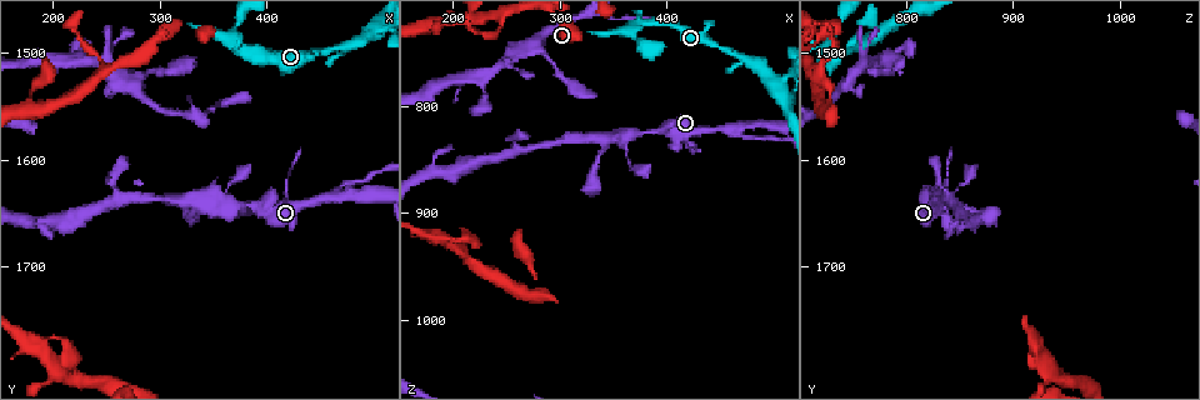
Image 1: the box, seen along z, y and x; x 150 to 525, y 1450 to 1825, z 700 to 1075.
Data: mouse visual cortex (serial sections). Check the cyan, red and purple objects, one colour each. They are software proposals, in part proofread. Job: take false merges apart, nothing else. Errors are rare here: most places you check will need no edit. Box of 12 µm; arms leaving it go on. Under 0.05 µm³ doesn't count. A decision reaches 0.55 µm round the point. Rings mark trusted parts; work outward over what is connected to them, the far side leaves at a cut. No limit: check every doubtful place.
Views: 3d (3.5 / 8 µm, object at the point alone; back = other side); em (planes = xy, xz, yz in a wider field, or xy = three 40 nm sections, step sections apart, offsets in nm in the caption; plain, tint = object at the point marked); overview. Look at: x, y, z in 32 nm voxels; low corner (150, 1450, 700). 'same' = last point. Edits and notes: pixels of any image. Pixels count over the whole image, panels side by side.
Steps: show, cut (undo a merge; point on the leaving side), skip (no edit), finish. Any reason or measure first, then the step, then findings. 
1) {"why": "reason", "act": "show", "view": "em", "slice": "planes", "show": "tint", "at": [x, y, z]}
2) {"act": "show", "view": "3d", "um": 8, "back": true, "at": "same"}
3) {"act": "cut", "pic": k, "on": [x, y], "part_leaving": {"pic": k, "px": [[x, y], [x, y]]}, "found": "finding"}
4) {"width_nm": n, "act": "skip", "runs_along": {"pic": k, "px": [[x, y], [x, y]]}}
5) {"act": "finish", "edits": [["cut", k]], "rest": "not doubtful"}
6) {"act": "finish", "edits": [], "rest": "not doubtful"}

{"why": "a fork", "act": "show", "view": "3d", "um": 8, "at": [460, 1636, 820]}

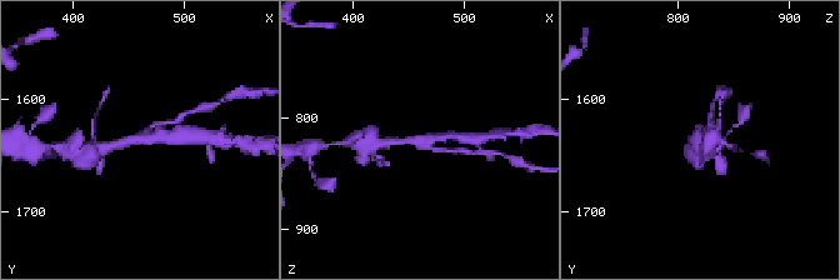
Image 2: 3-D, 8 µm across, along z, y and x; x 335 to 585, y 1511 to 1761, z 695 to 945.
{"why": "closer look", "act": "show", "view": "3d", "um": 3.5, "back": true, "at": [458, 1634, 822]}

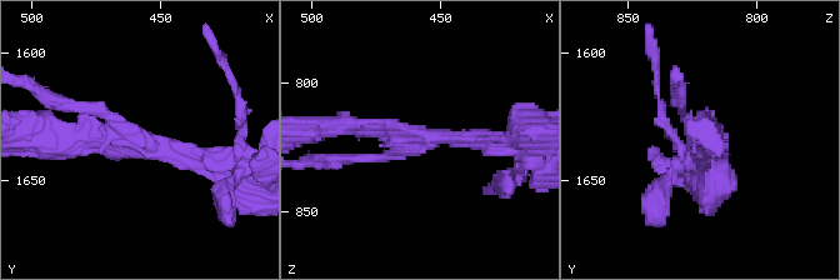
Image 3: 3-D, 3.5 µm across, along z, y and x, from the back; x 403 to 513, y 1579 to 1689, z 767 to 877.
{"arms": 3, "arm_widths_nm": [150, 200, 200], "why": "shape alone is not enough", "act": "show", "view": "em", "slice": "planes", "show": "tint", "at": [460, 1634, 820]}

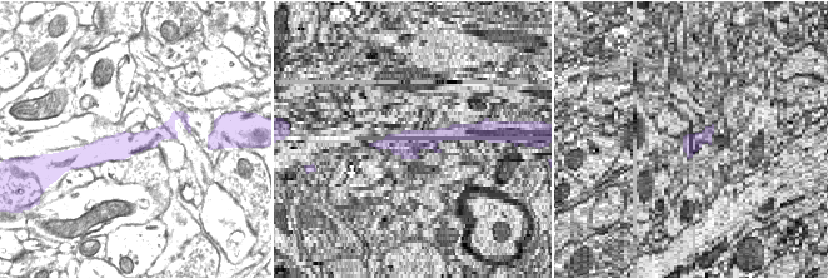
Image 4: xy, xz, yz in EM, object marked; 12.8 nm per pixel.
{"act": "cut", "pic": 3, "on": [61, 106], "part_leaving": {"pic": 3, "px": [[108, 116], [35, 89]]}, "found": "two cells meet here"}

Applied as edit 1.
{"why": "redraw", "act": "show", "view": "overview"}

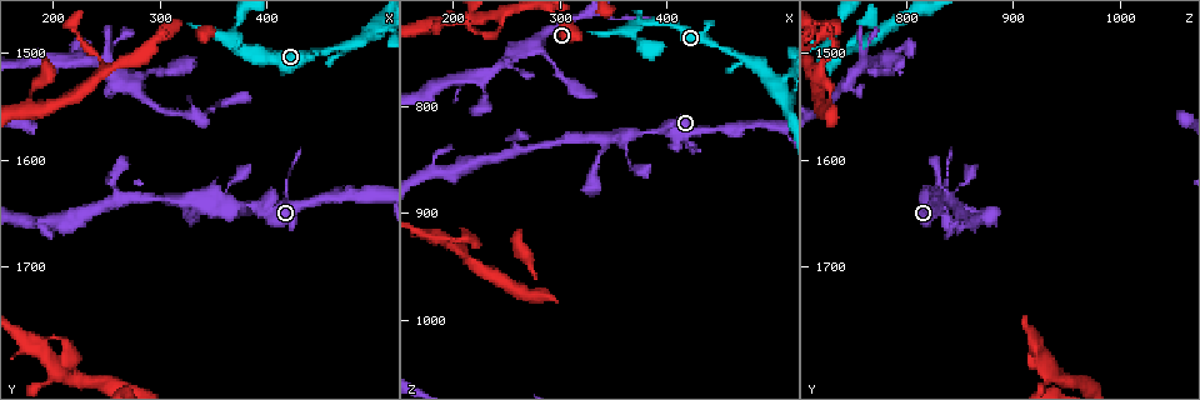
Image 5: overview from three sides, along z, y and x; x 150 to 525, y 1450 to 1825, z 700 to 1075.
{"why": "arms part here", "act": "show", "view": "3d", "um": 3.5, "at": [370, 1490, 724]}

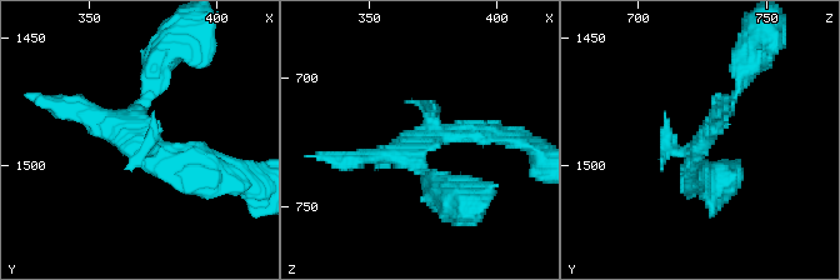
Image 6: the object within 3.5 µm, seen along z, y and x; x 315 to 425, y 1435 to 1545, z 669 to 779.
{"act": "show", "view": "em", "slice": "xy", "step": 2, "show": "tint", "at": [368, 1488, 726]}

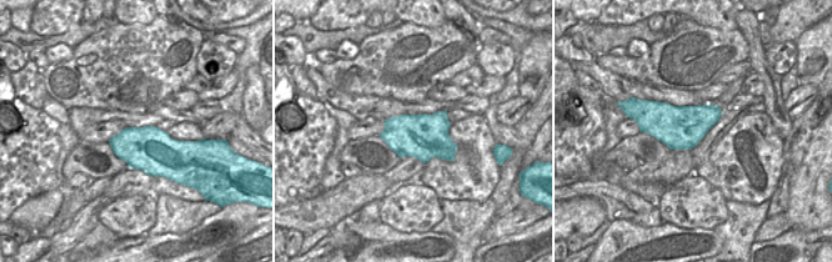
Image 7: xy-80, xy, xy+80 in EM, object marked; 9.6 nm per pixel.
{"act": "skip", "runs_along": {"pic": 6, "px": [[691, 174], [694, 150], [745, 74]]}, "found": "one cell here"}

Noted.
{"why": "four or more arms meet", "act": "show", "view": "3d", "um": 3.5, "back": true, "at": [502, 1474, 780]}

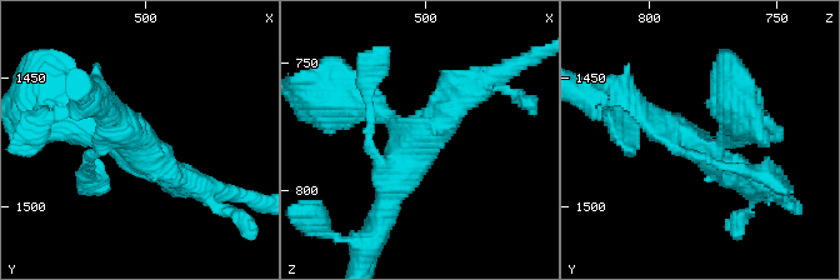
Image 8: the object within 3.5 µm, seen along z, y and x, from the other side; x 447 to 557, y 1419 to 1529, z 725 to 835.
{"act": "show", "view": "em", "slice": "xy", "step": 3, "show": "tint", "at": [502, 1477, 781]}

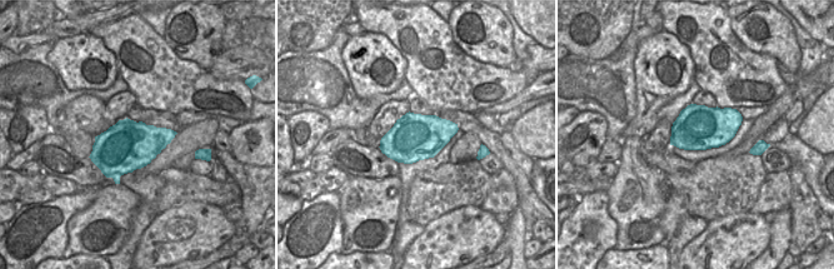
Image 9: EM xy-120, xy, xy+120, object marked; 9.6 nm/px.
{"act": "show", "view": "em", "slice": "xy", "step": 5, "show": "tint", "at": "same"}

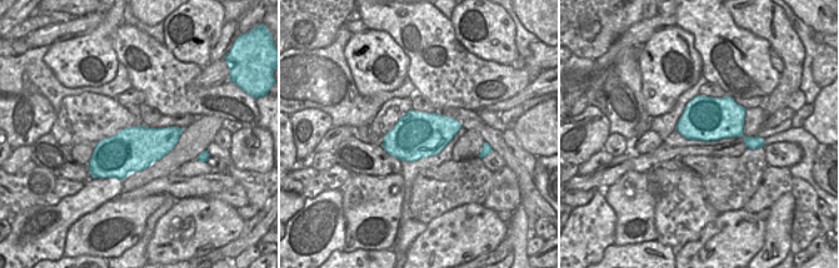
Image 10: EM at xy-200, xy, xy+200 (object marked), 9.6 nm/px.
{"width_nm": 460, "act": "skip", "runs_along": {"pic": 8, "px": [[474, 90], [416, 144], [385, 205]]}, "found": "one cell here"}

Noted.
{"act": "finish", "edits": [["cut", 3]], "rest": "not doubtful"}

